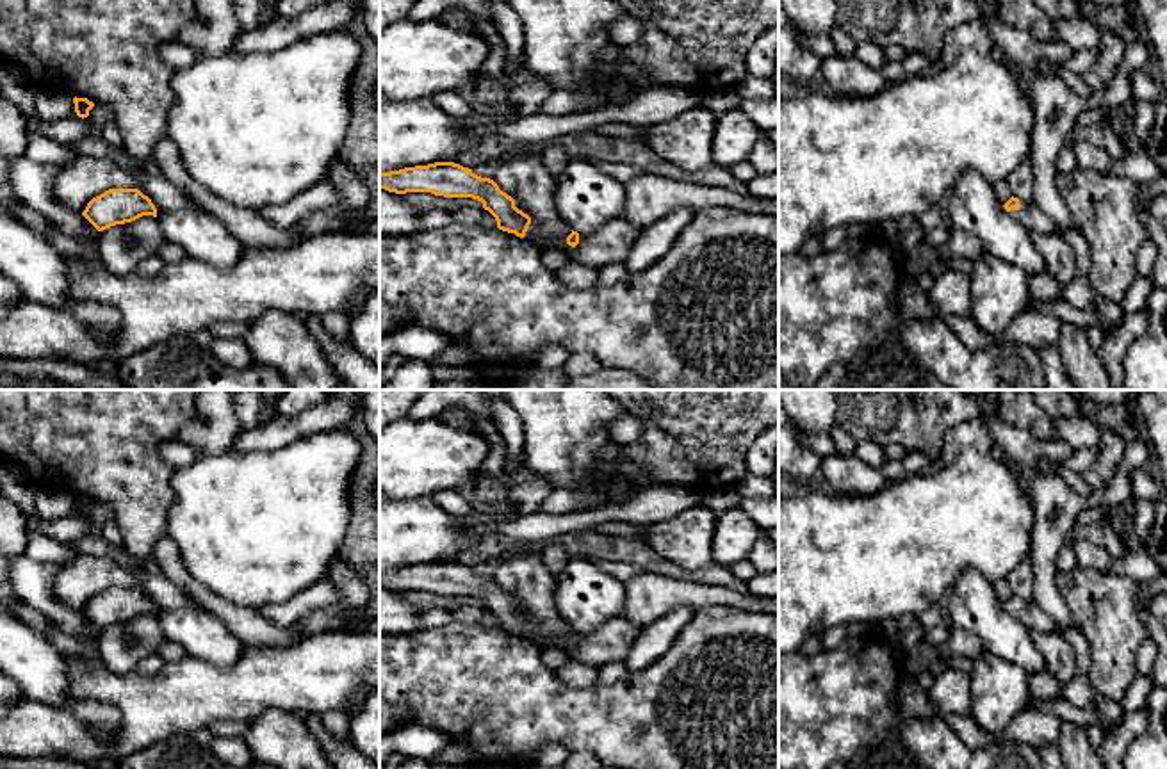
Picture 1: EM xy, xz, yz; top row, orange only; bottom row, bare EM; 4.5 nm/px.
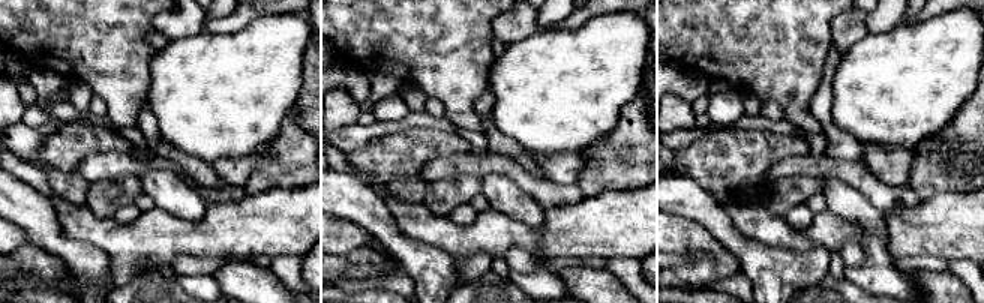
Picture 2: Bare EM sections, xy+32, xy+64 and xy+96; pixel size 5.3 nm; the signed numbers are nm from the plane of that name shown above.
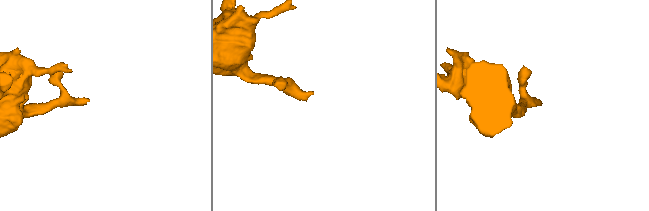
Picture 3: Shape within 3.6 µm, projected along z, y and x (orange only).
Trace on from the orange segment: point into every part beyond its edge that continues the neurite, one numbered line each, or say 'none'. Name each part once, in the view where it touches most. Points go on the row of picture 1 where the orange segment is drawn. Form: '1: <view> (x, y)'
1: yz (1030, 216)

